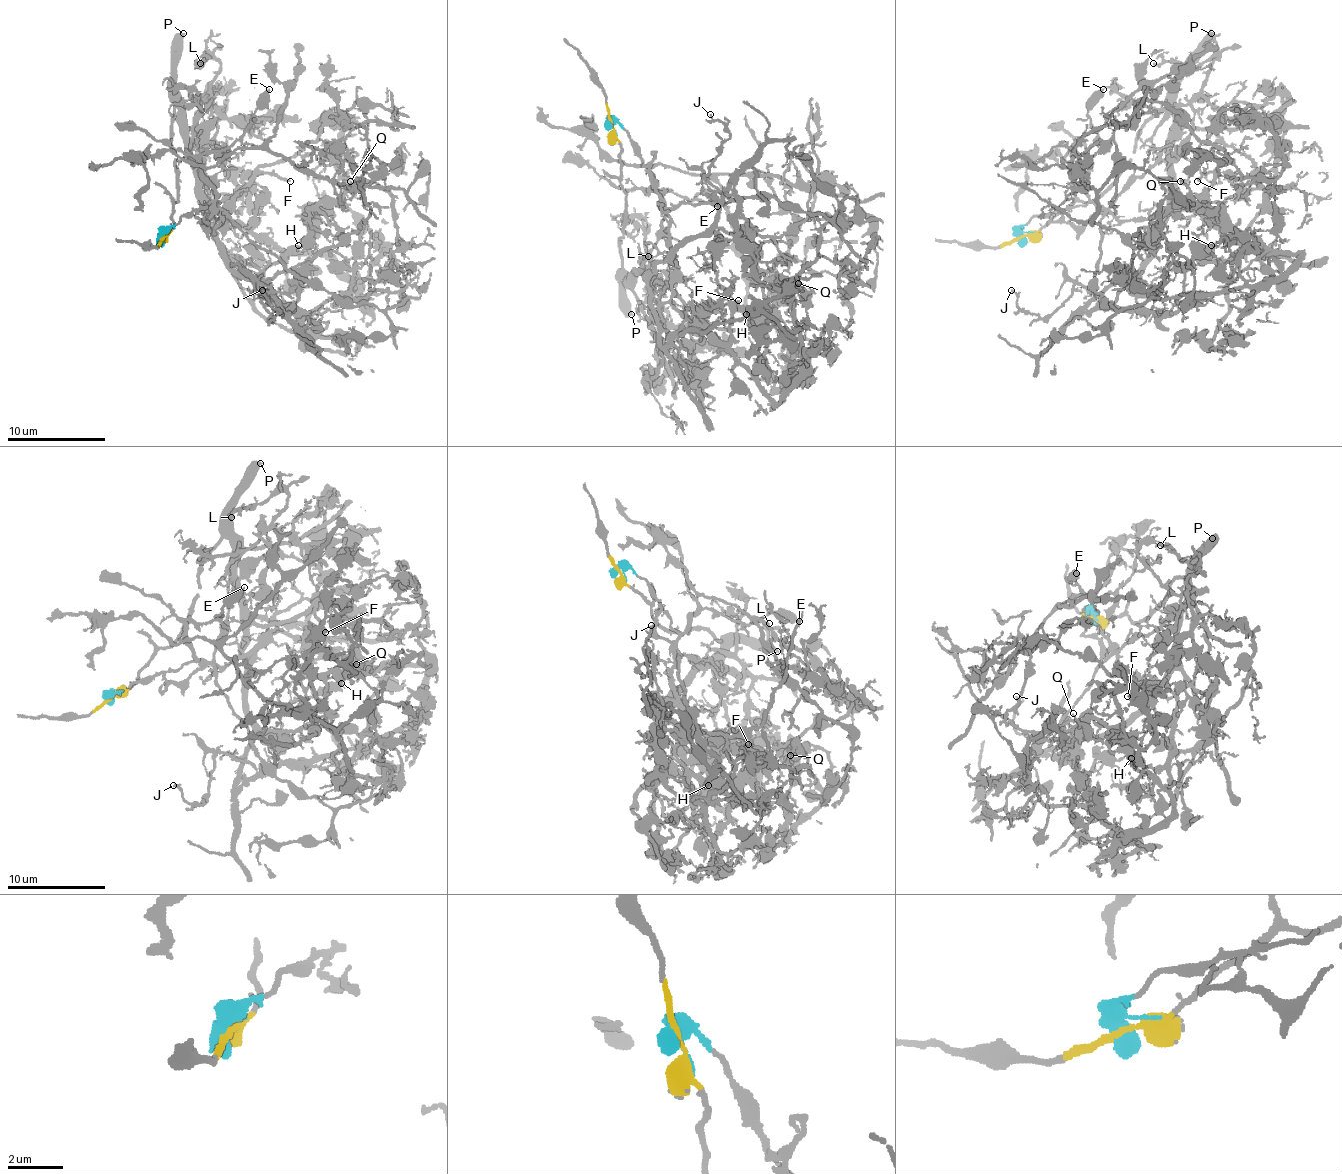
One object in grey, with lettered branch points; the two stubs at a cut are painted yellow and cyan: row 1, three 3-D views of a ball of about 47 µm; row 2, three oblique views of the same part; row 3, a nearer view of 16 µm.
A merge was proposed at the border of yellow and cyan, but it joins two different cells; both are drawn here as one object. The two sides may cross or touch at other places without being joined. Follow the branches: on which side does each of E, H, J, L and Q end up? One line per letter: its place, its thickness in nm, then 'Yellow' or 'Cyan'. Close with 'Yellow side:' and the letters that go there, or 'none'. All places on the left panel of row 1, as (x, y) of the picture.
E: Place: (269, 89). Thickness 400 nm. Cyan
H: Place: (298, 245). Thickness 480 nm. Cyan
J: Place: (262, 290). Thickness 100 nm. Cyan
L: Place: (200, 63). Thickness 260 nm. Cyan
Q: Place: (350, 181). Thickness 90 nm. Cyan
Yellow side: none

